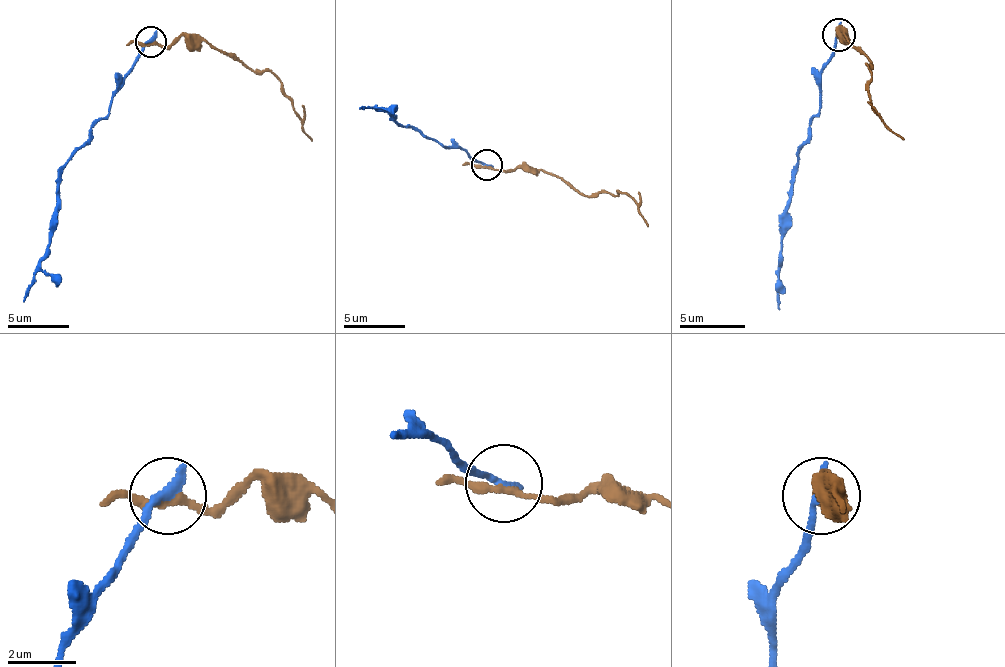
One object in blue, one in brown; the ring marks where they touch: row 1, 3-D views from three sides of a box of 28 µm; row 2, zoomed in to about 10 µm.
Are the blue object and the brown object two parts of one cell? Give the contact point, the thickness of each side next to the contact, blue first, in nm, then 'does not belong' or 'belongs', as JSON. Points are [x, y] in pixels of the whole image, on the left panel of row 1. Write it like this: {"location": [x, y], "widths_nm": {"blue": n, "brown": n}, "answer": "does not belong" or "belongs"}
{"location": [150, 42], "widths_nm": {"blue": 320, "brown": 220}, "answer": "does not belong"}

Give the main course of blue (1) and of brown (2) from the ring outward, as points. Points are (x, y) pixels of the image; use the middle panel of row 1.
1: (487, 166), (459, 147), (441, 147), (432, 138), (397, 122), (385, 110), (376, 107), (360, 110)
2: (487, 166), (509, 172), (537, 169), (586, 196), (627, 193), (648, 227)

